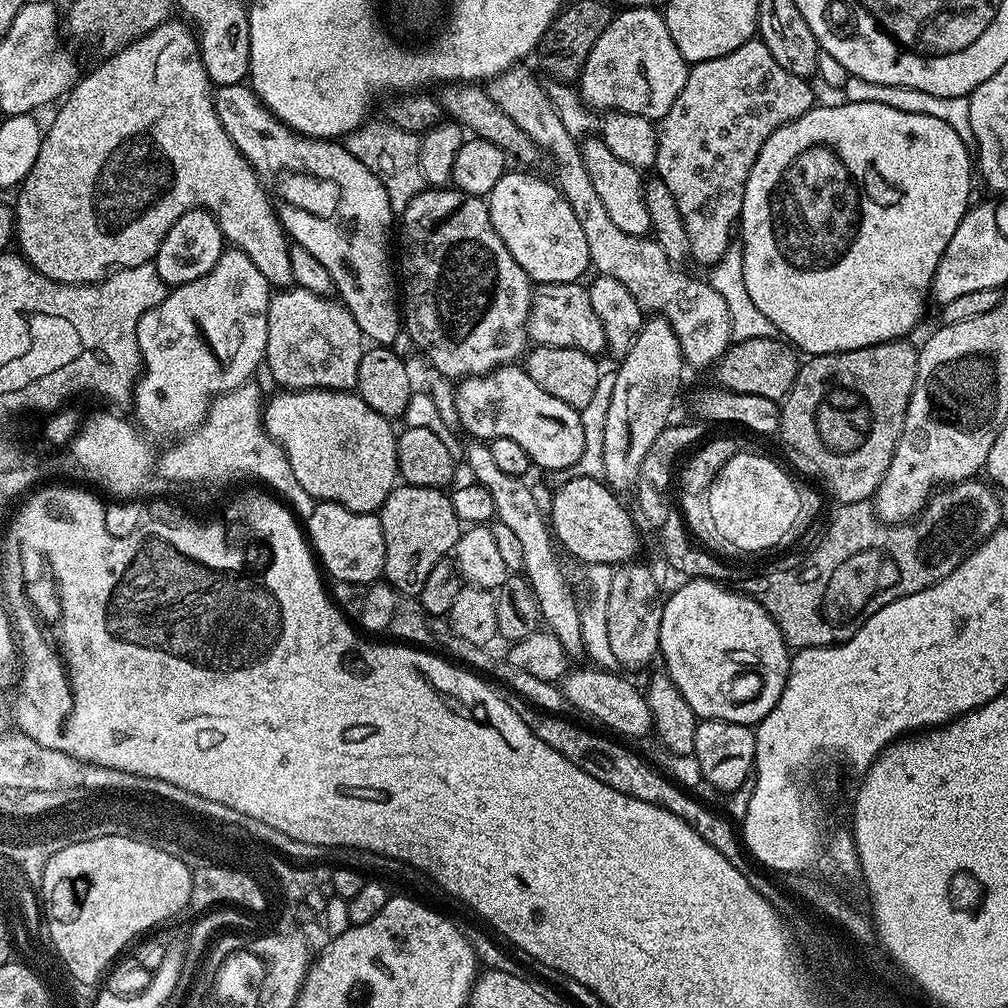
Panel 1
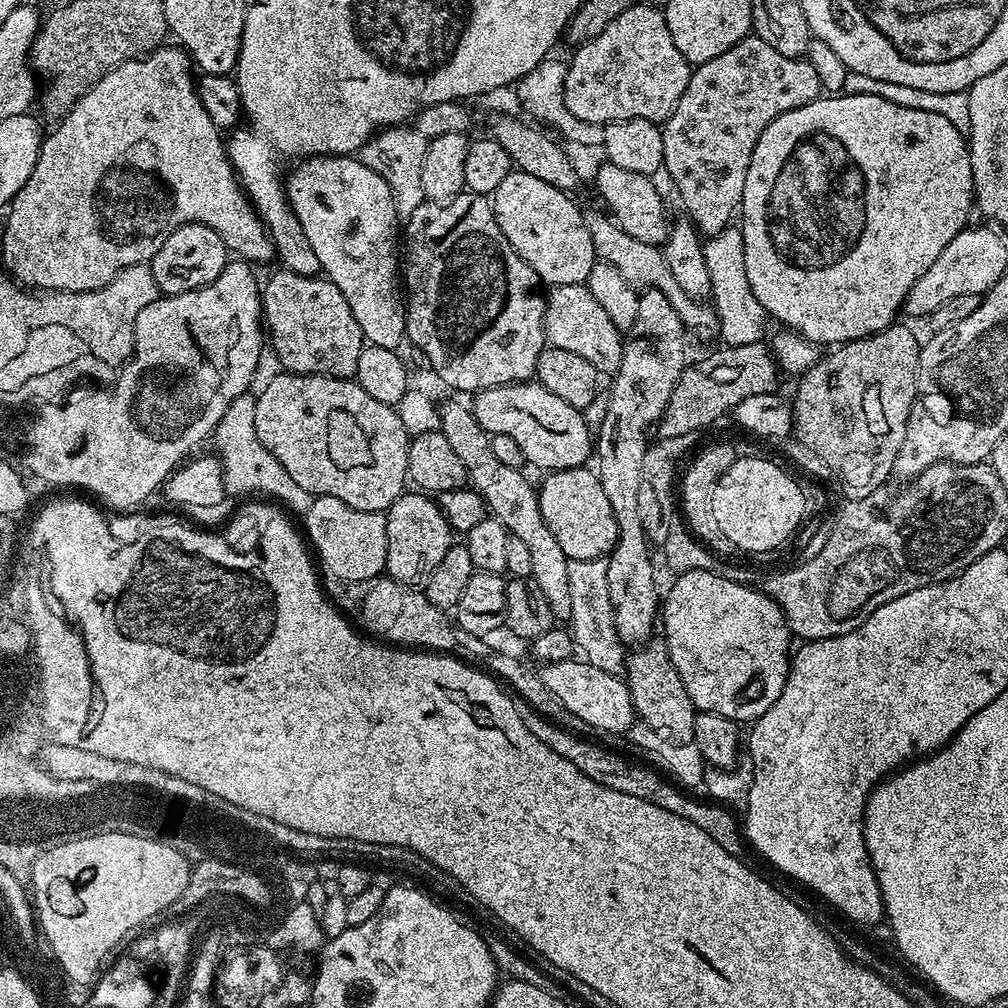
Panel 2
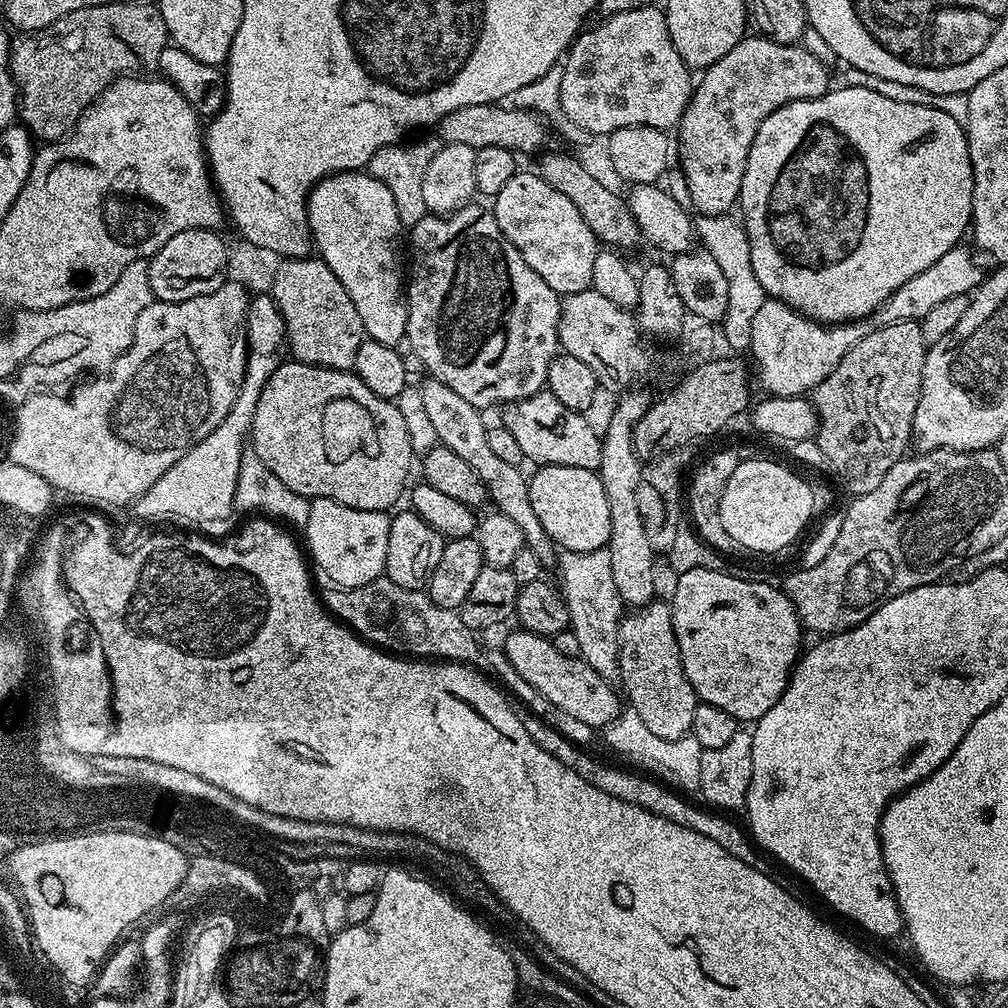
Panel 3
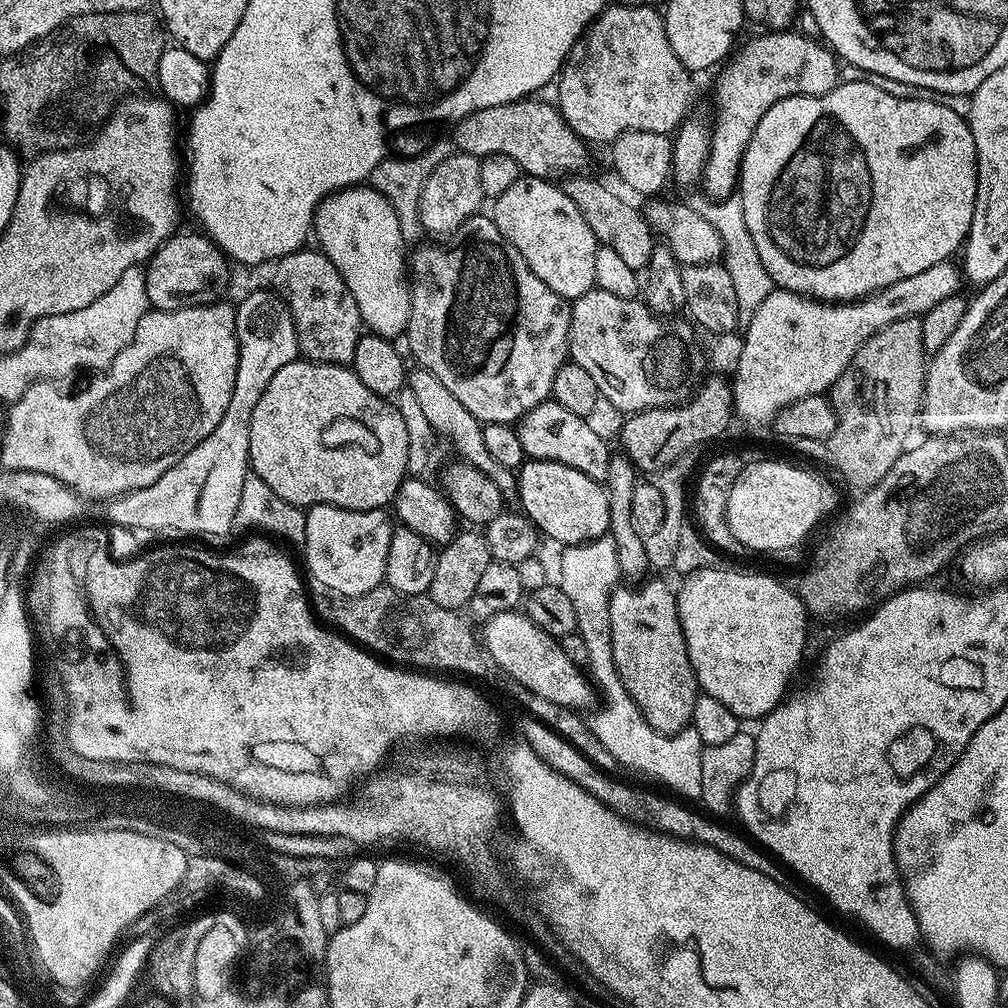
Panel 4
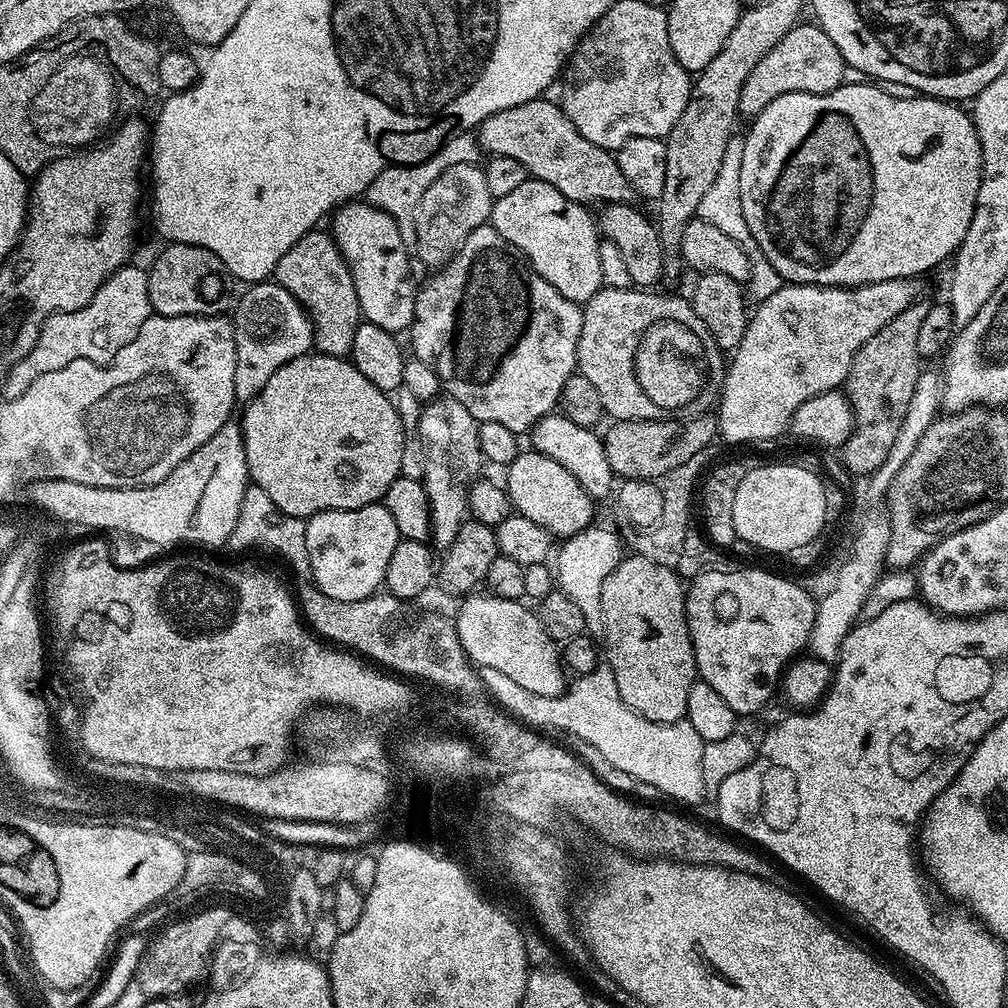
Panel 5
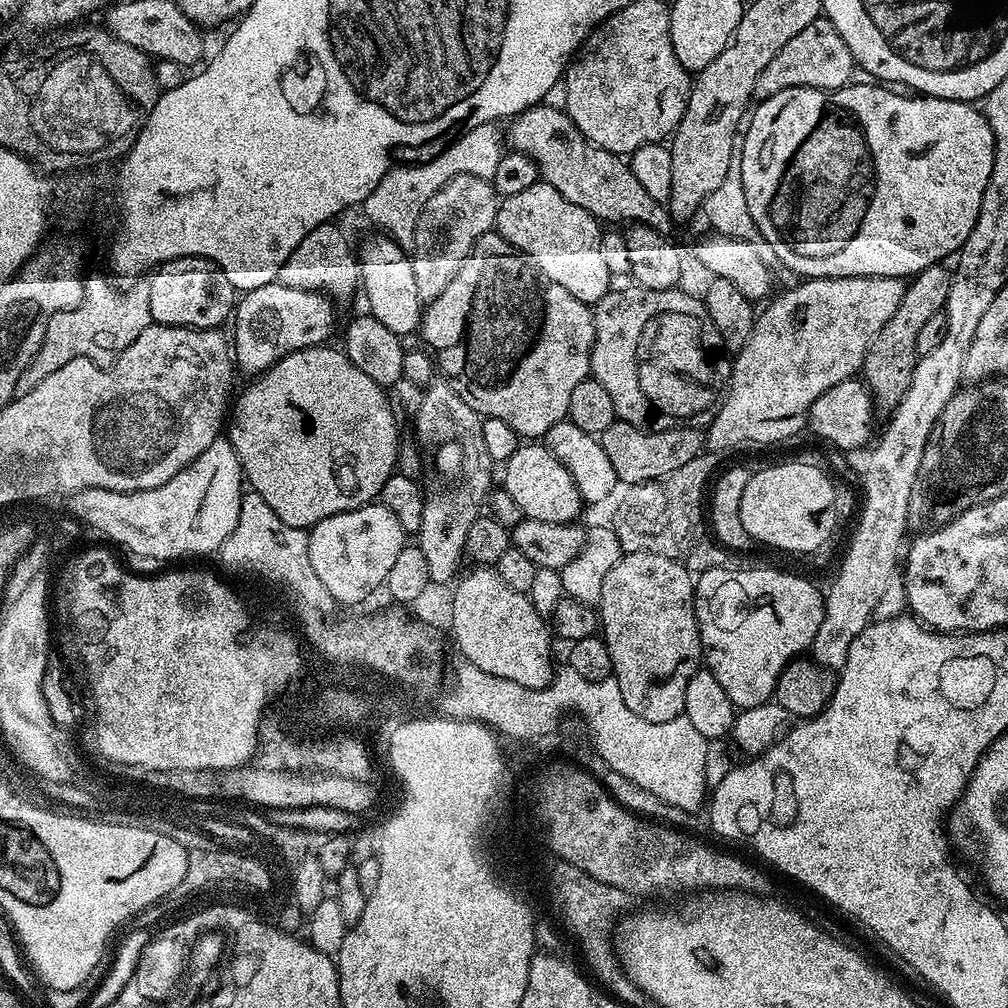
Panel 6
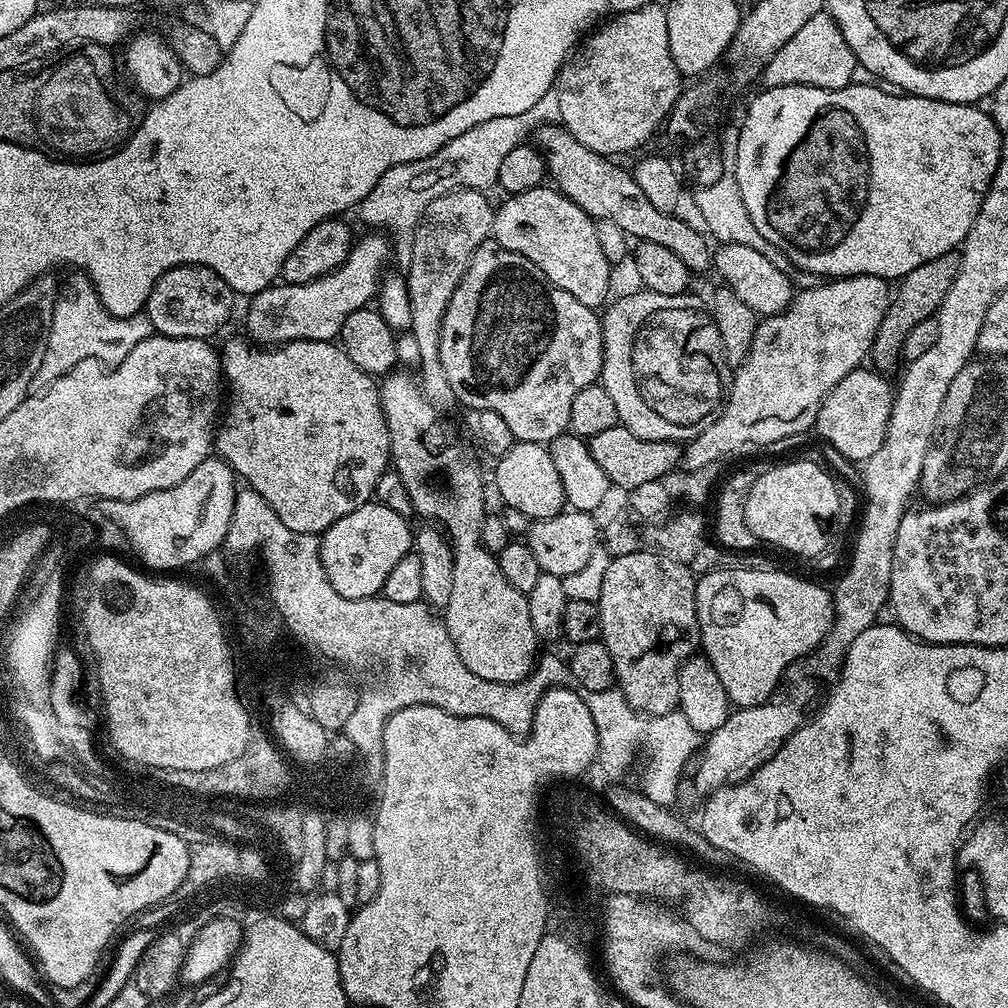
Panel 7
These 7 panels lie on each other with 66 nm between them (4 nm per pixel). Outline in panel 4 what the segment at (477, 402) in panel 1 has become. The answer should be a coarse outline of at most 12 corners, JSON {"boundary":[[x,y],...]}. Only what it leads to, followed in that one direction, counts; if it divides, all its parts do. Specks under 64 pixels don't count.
{"boundary":[[551,398],[515,425],[525,457],[608,479],[608,444]]}

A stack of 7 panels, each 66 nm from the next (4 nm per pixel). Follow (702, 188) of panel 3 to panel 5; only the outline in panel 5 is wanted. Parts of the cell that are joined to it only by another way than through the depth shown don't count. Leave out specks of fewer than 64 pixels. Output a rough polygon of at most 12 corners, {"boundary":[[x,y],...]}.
{"boundary":[[795,24],[750,70],[741,117],[844,83],[838,46]]}

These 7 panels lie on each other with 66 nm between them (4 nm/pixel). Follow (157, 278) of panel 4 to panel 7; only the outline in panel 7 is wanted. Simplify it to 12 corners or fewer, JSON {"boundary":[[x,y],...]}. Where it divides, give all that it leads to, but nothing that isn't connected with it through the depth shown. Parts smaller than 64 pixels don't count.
{"boundary":[[197,264],[156,280],[153,333],[215,337],[232,316],[231,286]]}

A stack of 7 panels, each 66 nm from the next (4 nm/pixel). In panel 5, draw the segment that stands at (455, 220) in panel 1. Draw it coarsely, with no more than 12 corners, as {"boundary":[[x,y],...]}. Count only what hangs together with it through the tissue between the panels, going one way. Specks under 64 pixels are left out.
{"boundary":[[491,223],[416,289],[415,359],[518,434],[583,307]]}

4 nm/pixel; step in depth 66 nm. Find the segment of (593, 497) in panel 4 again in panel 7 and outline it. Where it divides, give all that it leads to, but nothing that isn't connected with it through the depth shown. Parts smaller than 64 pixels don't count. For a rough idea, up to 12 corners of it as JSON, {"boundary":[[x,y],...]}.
{"boundary":[[517,442],[495,464],[496,492],[529,521],[565,511],[545,445]]}

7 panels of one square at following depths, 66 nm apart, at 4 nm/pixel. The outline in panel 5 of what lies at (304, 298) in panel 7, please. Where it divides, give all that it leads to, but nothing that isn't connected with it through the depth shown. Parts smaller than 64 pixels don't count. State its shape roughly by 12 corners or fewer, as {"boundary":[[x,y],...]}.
{"boundary":[[275,282],[235,301],[234,394],[253,400],[314,348],[308,309]]}

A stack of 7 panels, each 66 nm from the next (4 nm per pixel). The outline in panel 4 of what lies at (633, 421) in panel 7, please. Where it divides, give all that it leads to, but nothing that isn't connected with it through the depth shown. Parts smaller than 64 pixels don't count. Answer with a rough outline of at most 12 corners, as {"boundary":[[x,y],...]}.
{"boundary":[[595,287],[571,301],[571,363],[623,414],[672,408],[654,340],[687,319]]}

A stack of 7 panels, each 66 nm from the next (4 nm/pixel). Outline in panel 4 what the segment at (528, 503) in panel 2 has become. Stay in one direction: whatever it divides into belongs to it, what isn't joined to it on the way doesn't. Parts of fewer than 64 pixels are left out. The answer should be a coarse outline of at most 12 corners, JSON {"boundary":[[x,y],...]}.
{"boundary":[[419,366],[407,373],[432,431],[505,496],[517,475],[487,451],[483,423]]}

